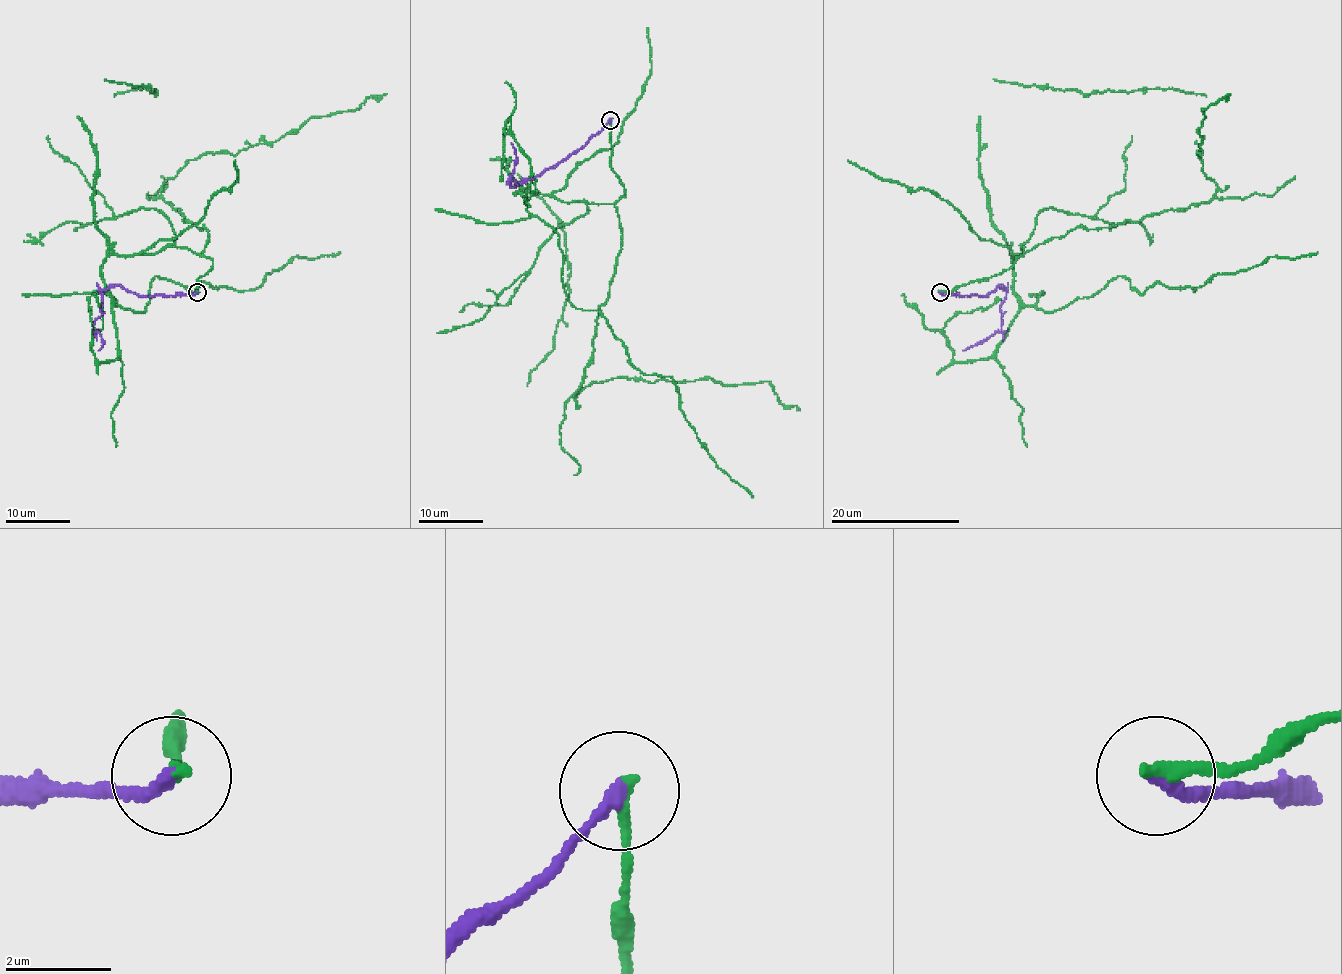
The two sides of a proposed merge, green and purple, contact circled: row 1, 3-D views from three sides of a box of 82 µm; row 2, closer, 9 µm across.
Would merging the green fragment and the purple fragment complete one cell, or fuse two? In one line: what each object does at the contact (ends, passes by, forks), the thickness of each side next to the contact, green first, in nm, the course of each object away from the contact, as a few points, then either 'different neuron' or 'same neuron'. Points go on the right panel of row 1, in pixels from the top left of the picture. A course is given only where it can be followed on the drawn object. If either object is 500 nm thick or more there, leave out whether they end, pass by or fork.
green ends; purple ends; calibres 240 and 280 nm; course green (940, 292), (986, 281), (1022, 247), (1014, 294), (1043, 311), (1120, 276), (1140, 294), (1195, 290), (1317, 252); course purple (940, 292), (978, 297), (998, 285), (1006, 290), (999, 311), (1001, 329), (962, 350); different neuron

